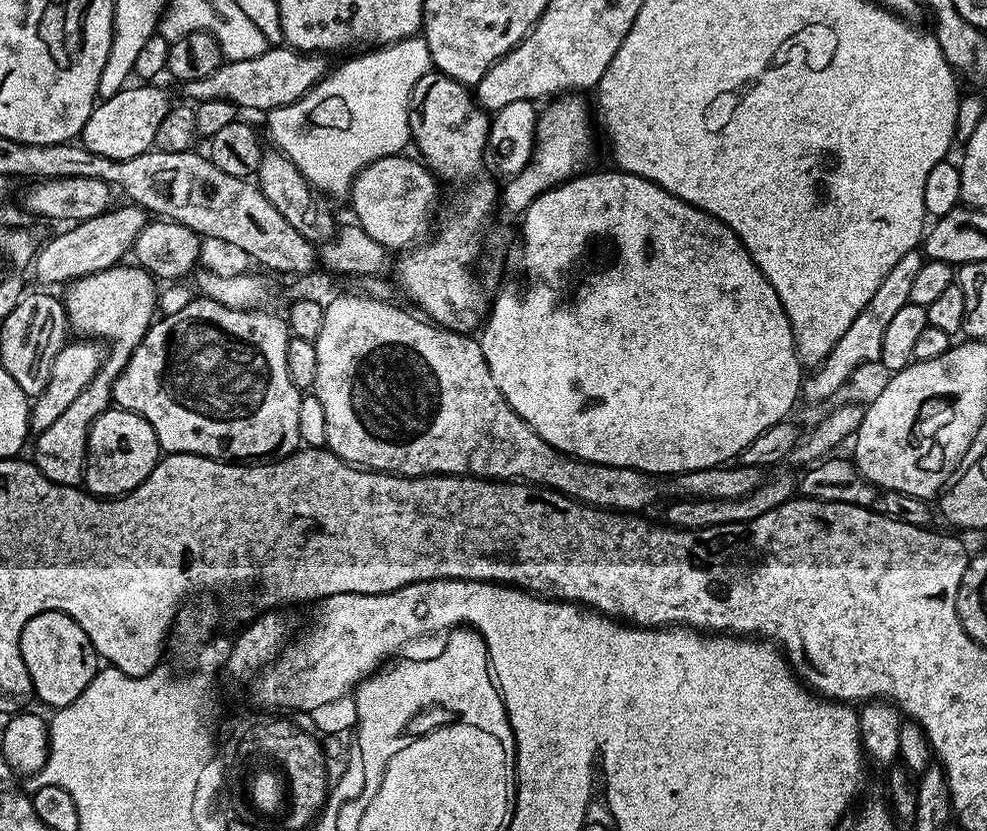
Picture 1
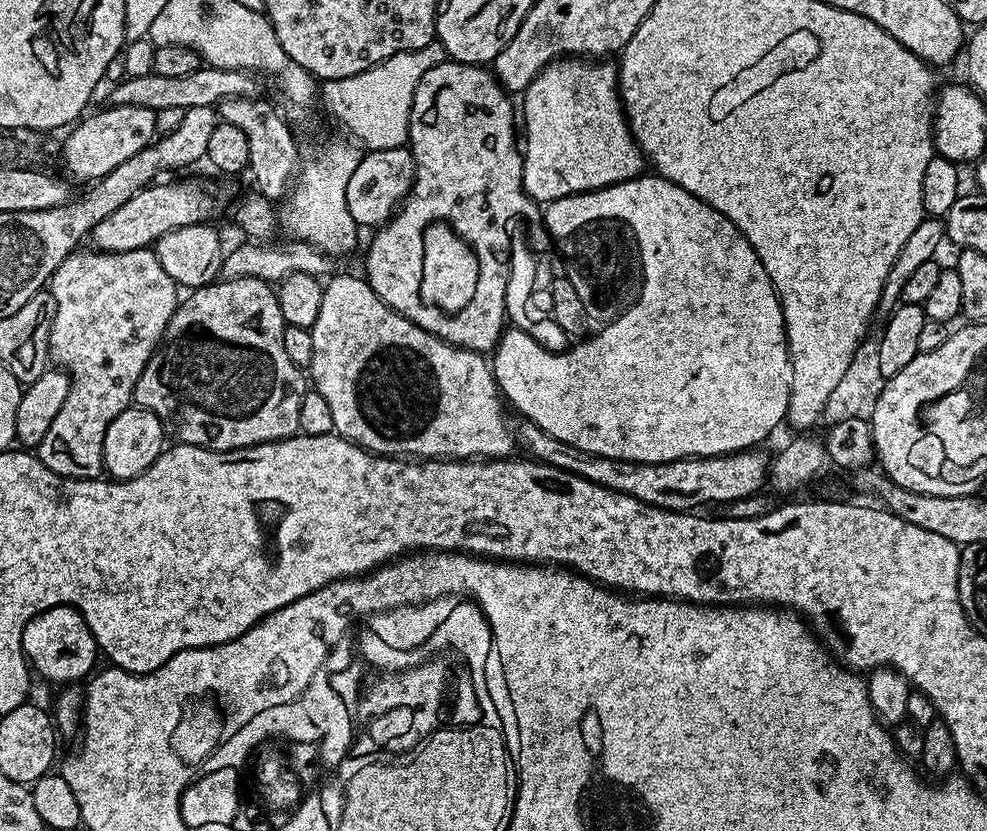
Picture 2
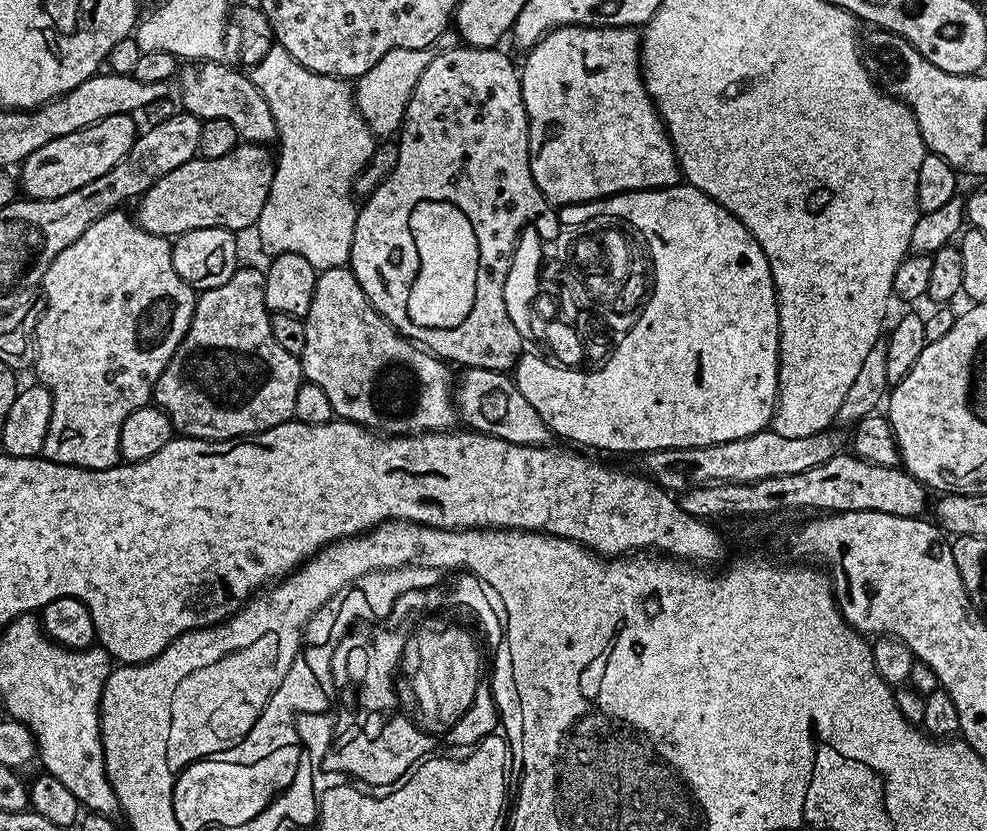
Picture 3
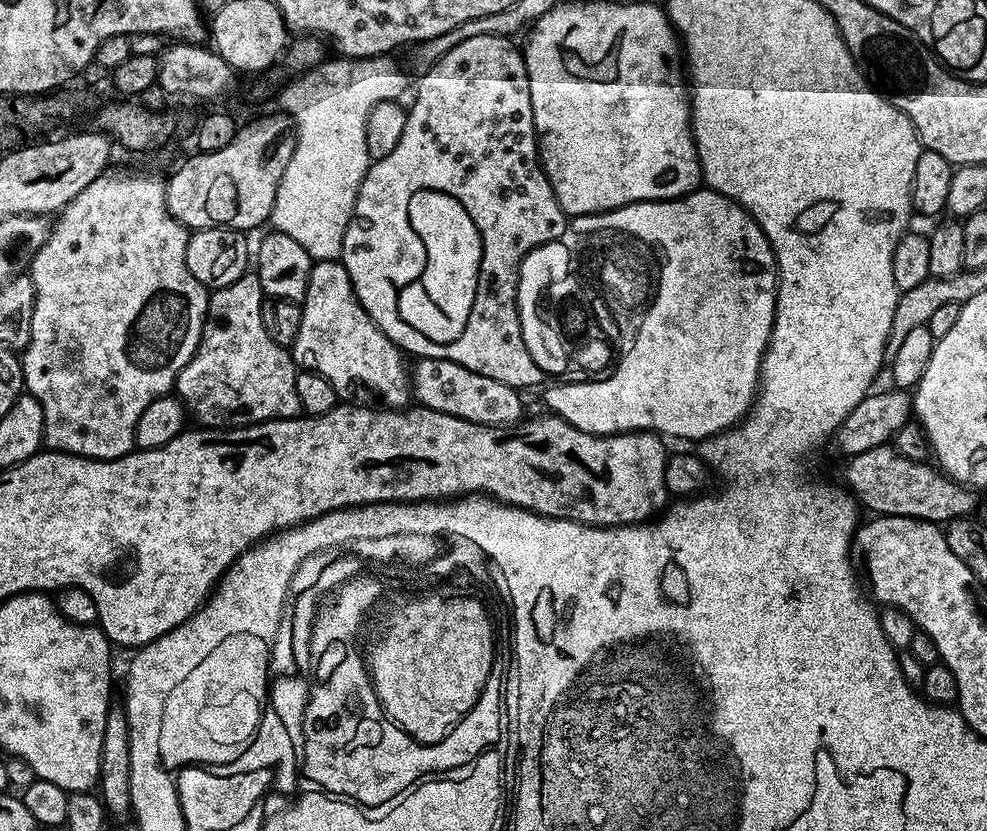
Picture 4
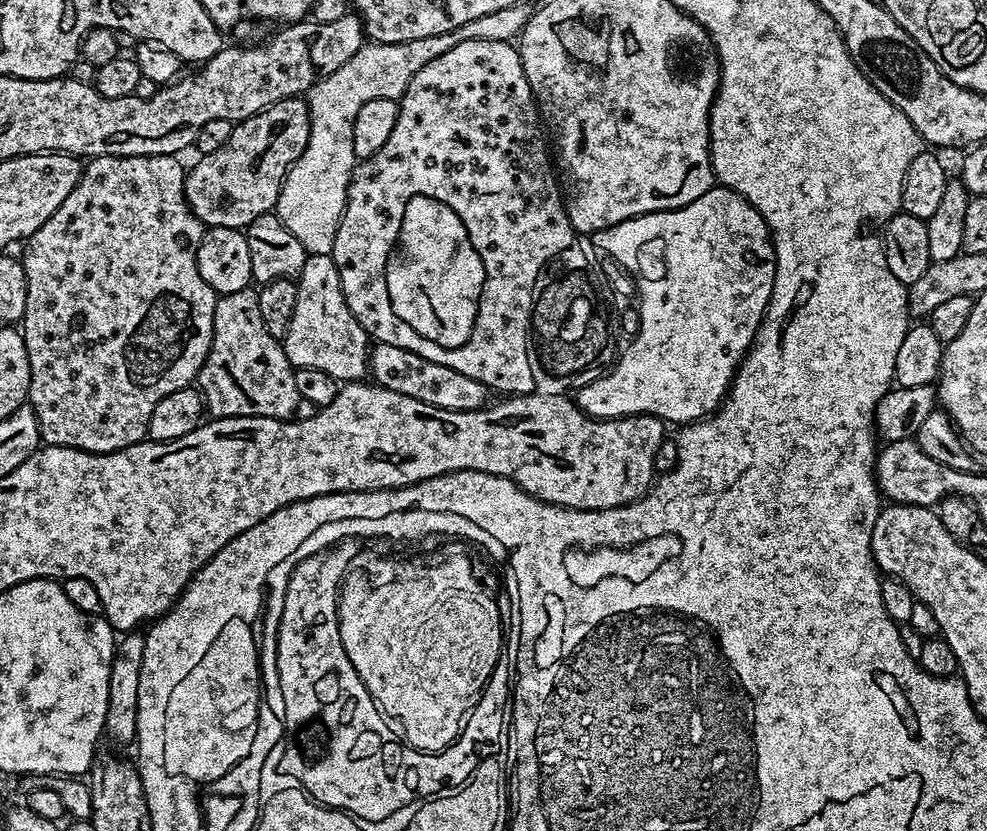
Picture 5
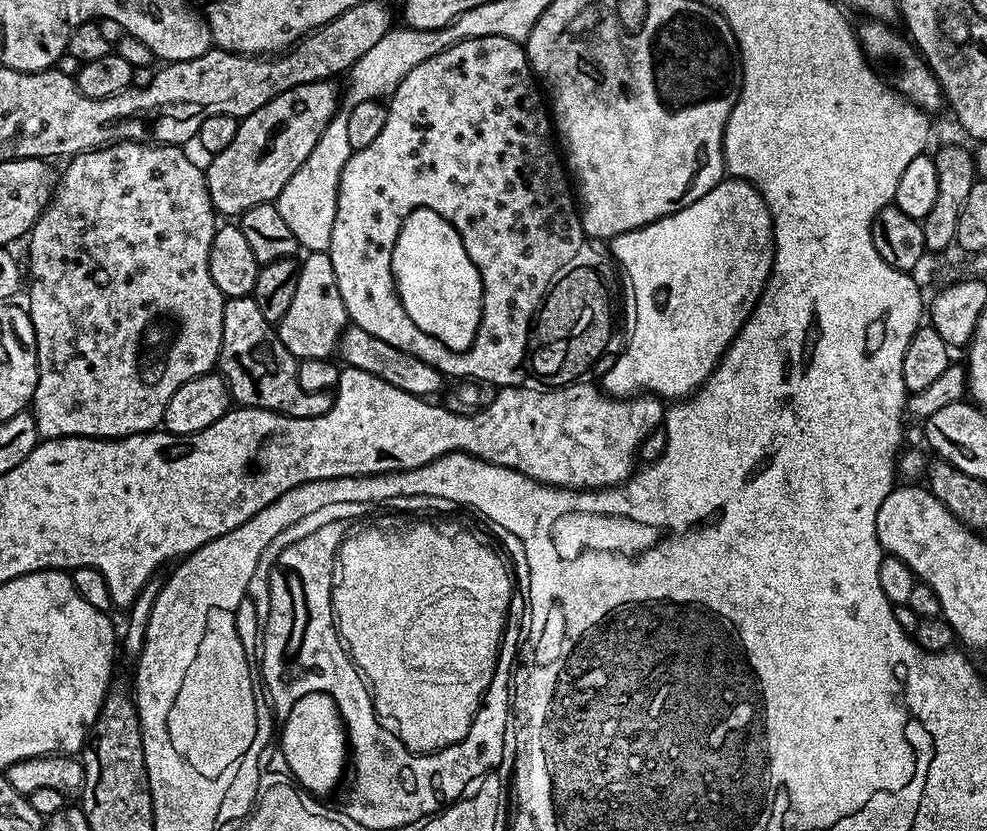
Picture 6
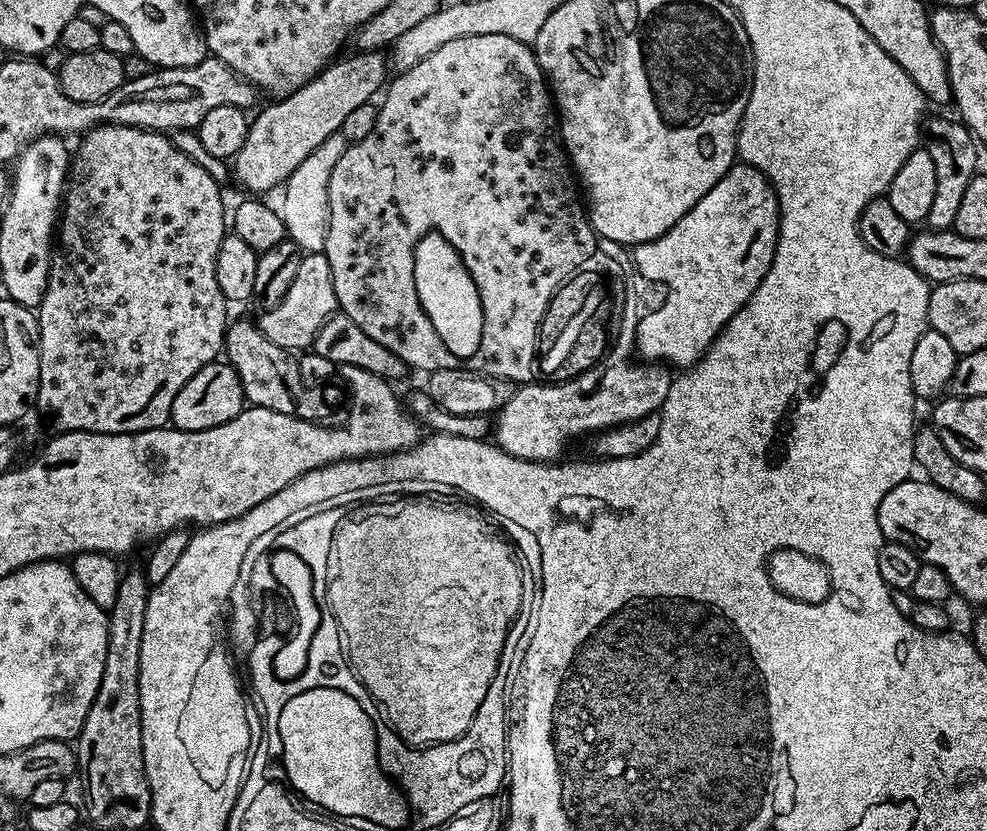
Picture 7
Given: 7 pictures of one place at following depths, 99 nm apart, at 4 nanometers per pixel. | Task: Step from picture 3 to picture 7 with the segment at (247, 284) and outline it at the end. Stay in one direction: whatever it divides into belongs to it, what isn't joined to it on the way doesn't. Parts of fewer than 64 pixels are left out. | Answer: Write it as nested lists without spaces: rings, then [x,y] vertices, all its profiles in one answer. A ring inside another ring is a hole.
[[[233,319],[224,333],[224,352],[227,363],[232,365],[242,382],[244,398],[249,405],[278,410],[278,414],[290,414],[303,420],[317,419],[316,407],[324,400],[320,393],[323,391],[306,383],[300,373],[297,357],[270,342],[270,338],[262,334],[259,323]]]

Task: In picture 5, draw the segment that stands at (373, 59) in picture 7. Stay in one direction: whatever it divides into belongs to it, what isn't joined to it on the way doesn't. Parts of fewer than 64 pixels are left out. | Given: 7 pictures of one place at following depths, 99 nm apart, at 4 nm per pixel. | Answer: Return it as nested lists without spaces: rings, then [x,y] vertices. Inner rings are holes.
[[[299,96],[239,121],[222,150],[200,156],[197,164],[187,169],[184,193],[192,213],[208,228],[244,230],[254,218],[273,211],[286,174],[306,150],[311,121],[308,101]]]

